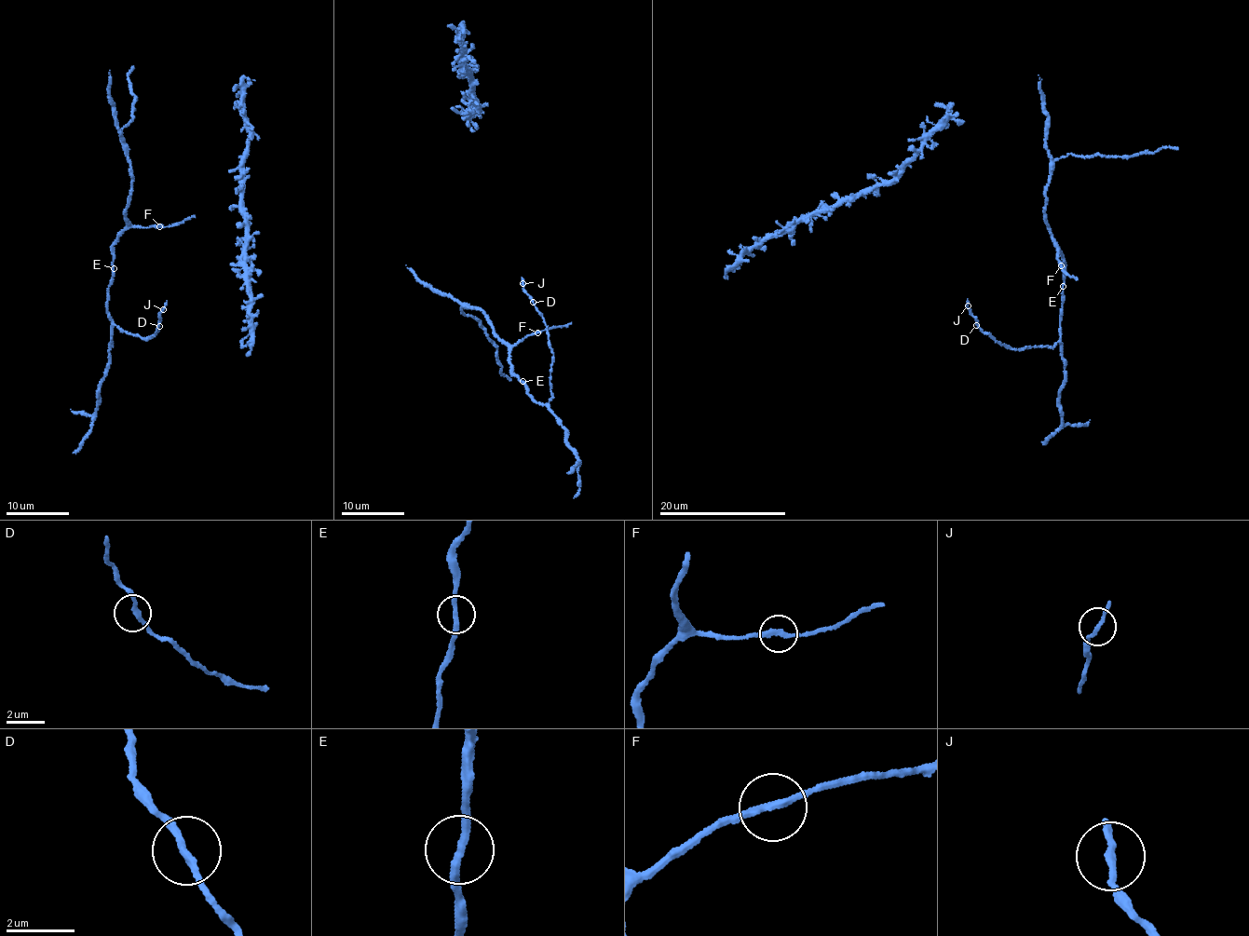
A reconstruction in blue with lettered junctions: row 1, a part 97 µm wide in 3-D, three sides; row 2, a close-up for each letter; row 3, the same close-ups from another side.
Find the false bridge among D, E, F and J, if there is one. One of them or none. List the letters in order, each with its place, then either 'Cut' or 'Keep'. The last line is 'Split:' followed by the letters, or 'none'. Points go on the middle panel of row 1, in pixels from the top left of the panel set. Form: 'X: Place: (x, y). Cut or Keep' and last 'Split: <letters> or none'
D: Place: (533, 302). Keep
E: Place: (522, 381). Keep
F: Place: (537, 332). Keep
J: Place: (522, 283). Keep
Split: none

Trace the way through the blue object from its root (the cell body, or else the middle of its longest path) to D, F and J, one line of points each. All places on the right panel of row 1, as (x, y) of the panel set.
D: (1039, 77), (1050, 158), (1046, 223), (1065, 264), (1061, 334), (1052, 346), (1015, 350), (976, 325)
F: (1039, 77), (1041, 109), (1047, 117), (1046, 144), (1050, 158), (1045, 218), (1061, 265)
J: (1039, 77), (1050, 158), (1046, 223), (1065, 264), (1059, 342), (1048, 348), (1007, 348), (983, 331), (968, 305)

